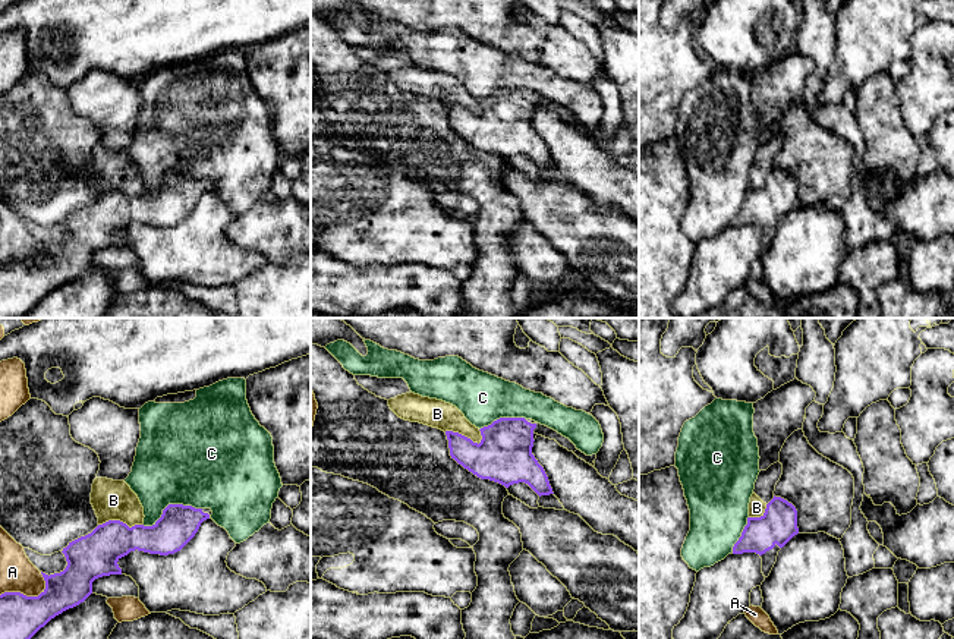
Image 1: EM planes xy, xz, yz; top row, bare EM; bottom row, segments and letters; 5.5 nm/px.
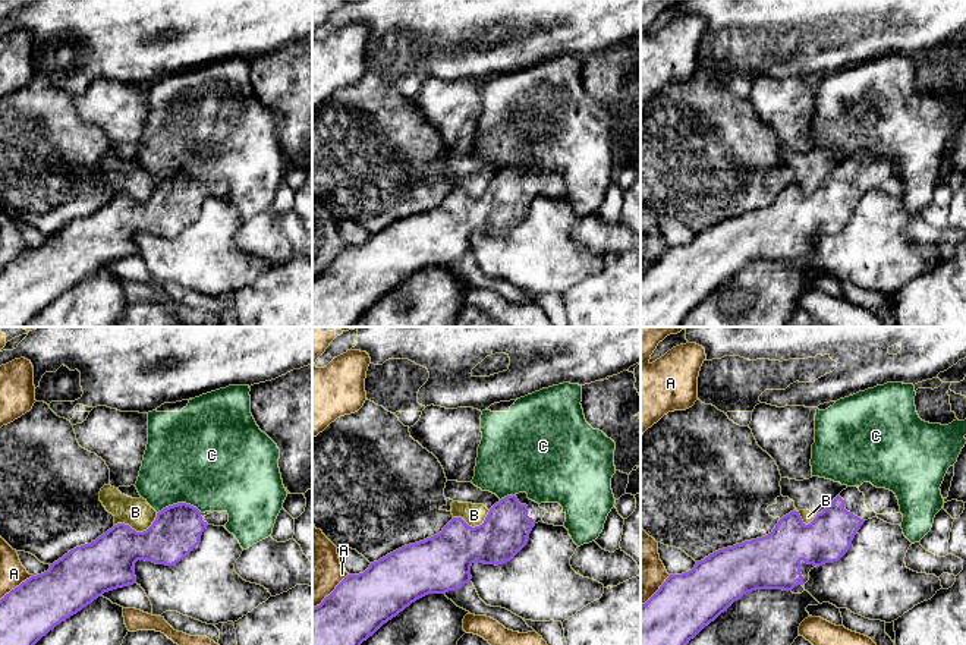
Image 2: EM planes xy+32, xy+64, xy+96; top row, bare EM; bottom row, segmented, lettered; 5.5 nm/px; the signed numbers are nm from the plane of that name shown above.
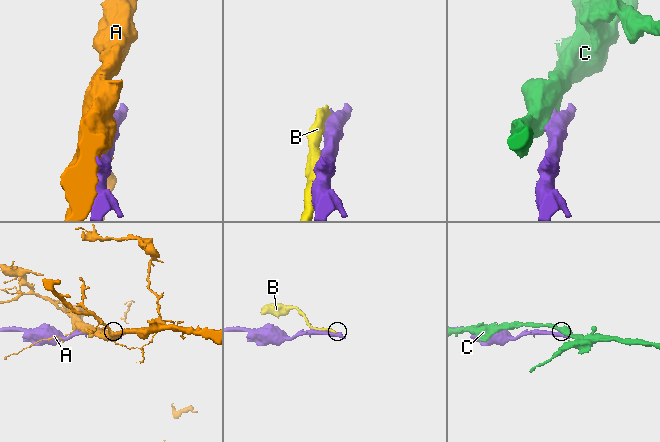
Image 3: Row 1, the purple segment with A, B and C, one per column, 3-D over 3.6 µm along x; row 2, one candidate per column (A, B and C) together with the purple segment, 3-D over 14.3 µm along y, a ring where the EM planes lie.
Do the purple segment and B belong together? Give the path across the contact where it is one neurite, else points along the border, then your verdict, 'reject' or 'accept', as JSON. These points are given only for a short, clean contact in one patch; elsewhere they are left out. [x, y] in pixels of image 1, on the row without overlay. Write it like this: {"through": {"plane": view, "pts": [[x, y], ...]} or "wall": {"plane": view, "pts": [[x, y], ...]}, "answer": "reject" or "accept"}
{"answer": "reject"}

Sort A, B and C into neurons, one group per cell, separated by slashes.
A / B / C

